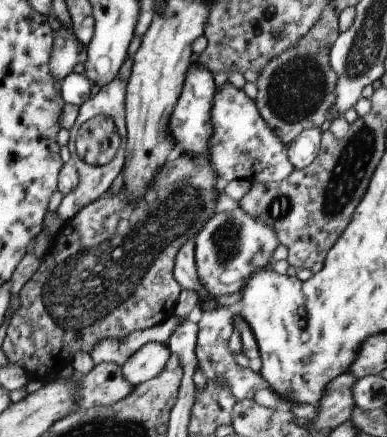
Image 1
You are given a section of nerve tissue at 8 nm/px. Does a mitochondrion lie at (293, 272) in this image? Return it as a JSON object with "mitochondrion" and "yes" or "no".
{"mitochondrion":"no"}

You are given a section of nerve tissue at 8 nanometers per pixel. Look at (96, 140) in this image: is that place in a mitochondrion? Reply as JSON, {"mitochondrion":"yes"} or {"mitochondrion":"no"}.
{"mitochondrion":"yes"}

